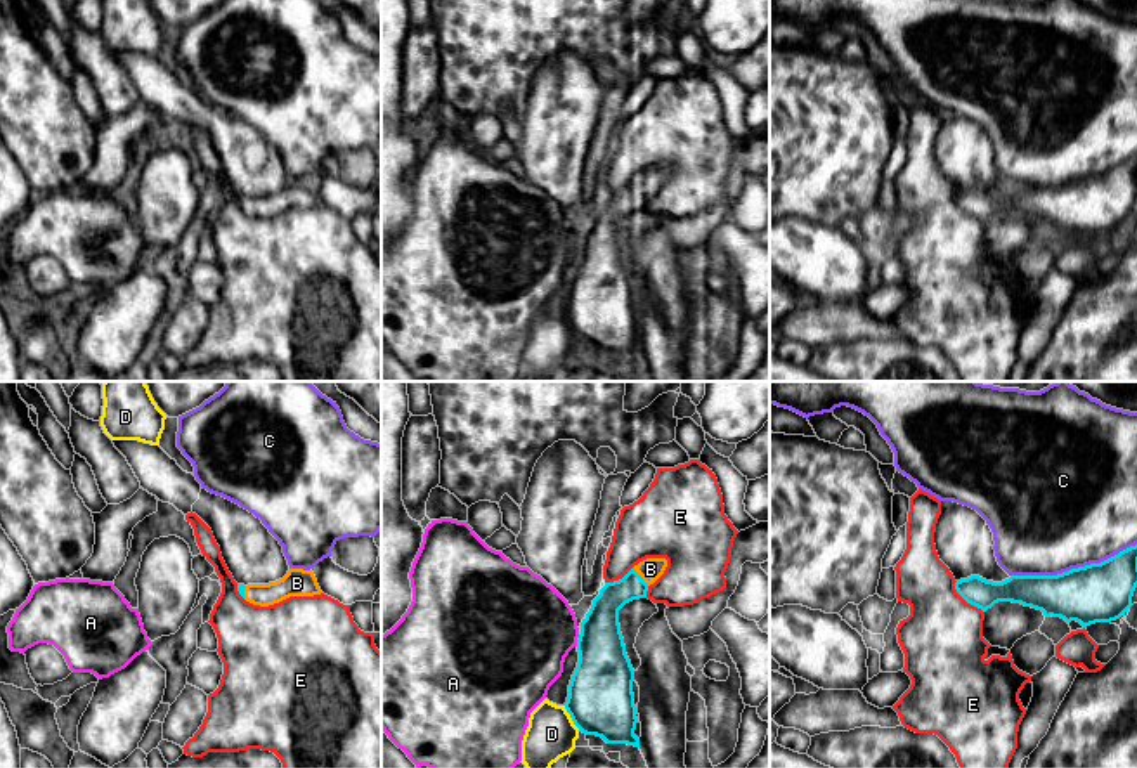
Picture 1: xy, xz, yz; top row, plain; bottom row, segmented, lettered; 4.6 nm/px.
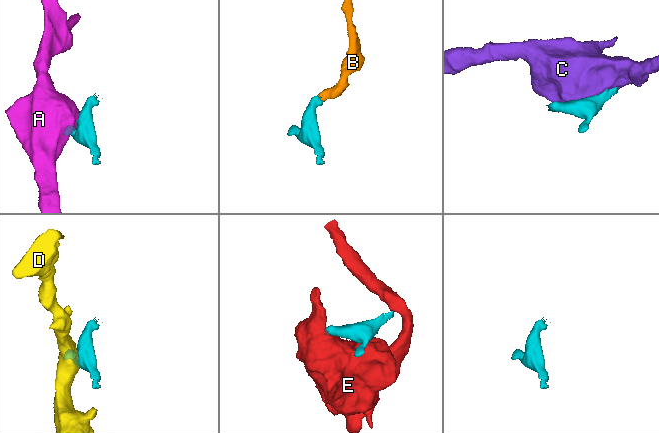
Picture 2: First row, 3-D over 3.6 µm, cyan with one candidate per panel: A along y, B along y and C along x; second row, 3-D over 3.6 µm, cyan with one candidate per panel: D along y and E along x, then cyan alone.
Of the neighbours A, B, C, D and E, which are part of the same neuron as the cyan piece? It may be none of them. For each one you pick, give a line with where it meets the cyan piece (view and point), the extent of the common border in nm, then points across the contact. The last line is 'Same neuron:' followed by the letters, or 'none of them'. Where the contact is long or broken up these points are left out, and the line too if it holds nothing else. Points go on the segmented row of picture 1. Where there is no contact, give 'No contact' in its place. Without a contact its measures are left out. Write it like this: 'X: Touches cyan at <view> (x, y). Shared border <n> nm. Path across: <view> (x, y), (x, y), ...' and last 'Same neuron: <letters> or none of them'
B: Touches cyan at xz (640, 576). Shared border 120 nm. Path across: xz (604, 616), (640, 576), (650, 569)
Same neuron: B

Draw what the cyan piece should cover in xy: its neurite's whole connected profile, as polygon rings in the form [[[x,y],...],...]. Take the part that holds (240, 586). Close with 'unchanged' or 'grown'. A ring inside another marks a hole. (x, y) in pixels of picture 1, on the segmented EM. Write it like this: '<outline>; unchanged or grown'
[[[289,569],[288,574],[269,584],[237,584],[239,595],[260,607],[279,603],[289,596],[314,596],[321,595],[321,588],[312,570]]]; grown

